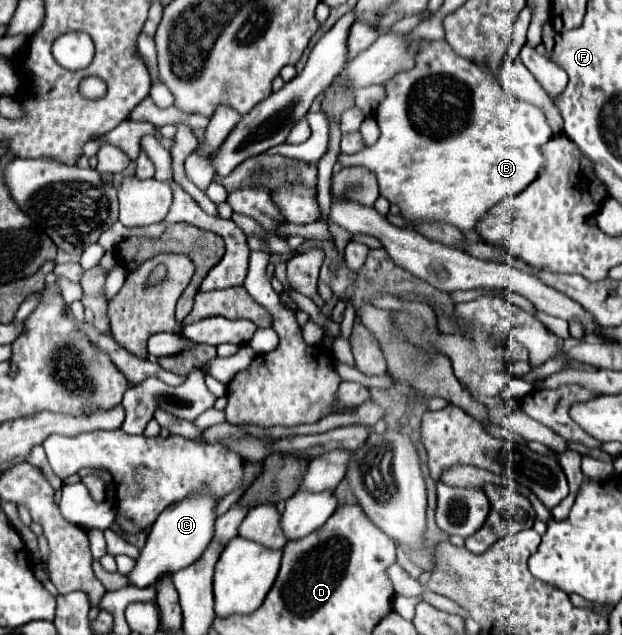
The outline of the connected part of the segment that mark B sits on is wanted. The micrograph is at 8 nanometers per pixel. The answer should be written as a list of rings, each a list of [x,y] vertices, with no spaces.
[[[442,40],[442,42],[422,42],[420,44],[420,50],[416,48],[416,64],[412,70],[404,70],[404,72],[398,72],[392,80],[388,80],[386,86],[386,98],[378,104],[376,108],[376,122],[380,126],[380,138],[376,144],[360,150],[358,154],[352,154],[352,156],[338,156],[342,166],[348,166],[348,164],[362,164],[366,166],[368,170],[372,170],[378,178],[378,184],[380,184],[380,196],[384,196],[390,204],[396,204],[402,212],[402,216],[408,220],[408,222],[446,222],[446,224],[452,224],[456,226],[460,232],[468,232],[468,230],[474,230],[476,224],[482,220],[482,216],[488,214],[488,210],[500,202],[502,198],[506,196],[516,196],[520,194],[540,172],[542,168],[542,154],[540,154],[540,146],[544,142],[548,142],[552,138],[552,130],[550,126],[546,124],[546,118],[544,118],[544,112],[532,104],[526,104],[518,98],[514,98],[512,94],[504,92],[500,88],[500,84],[496,80],[492,80],[488,76],[488,70],[470,62],[470,60],[464,60],[460,56],[456,56],[452,52],[452,48]]]

